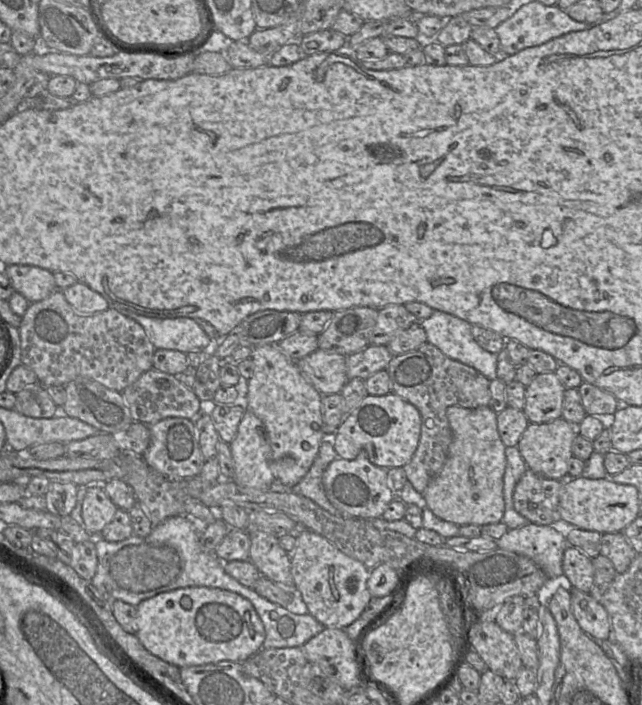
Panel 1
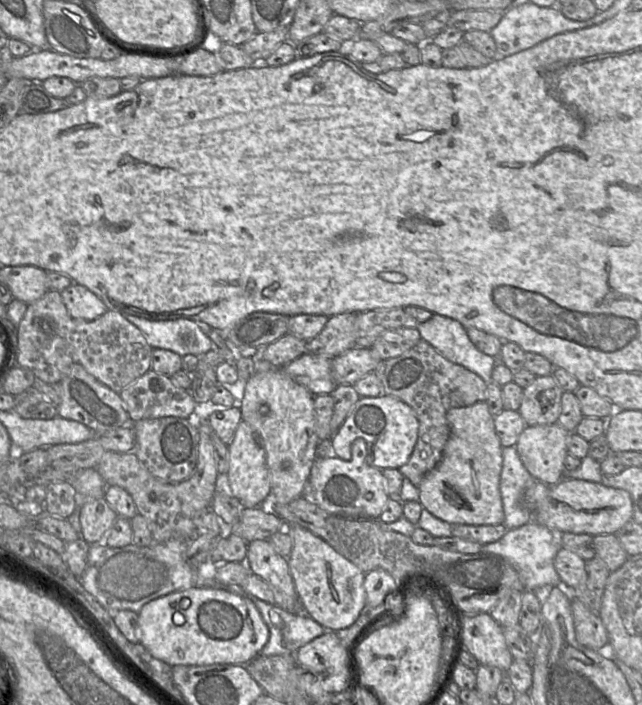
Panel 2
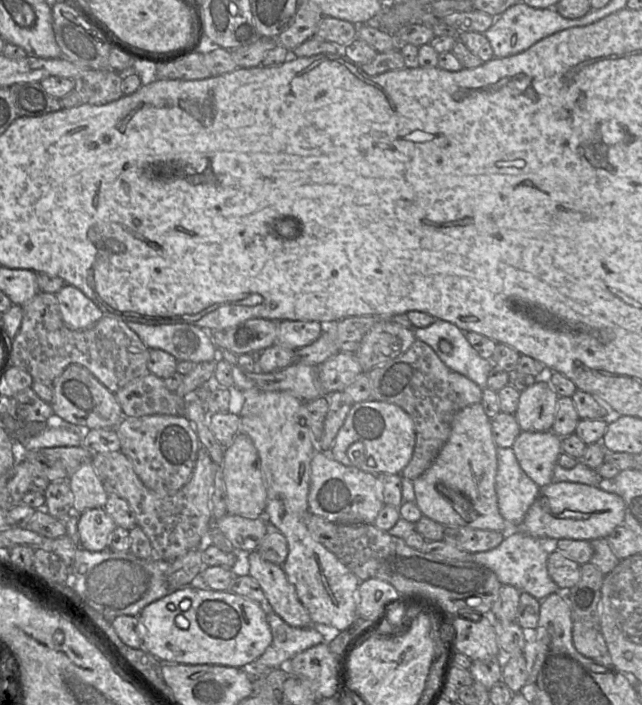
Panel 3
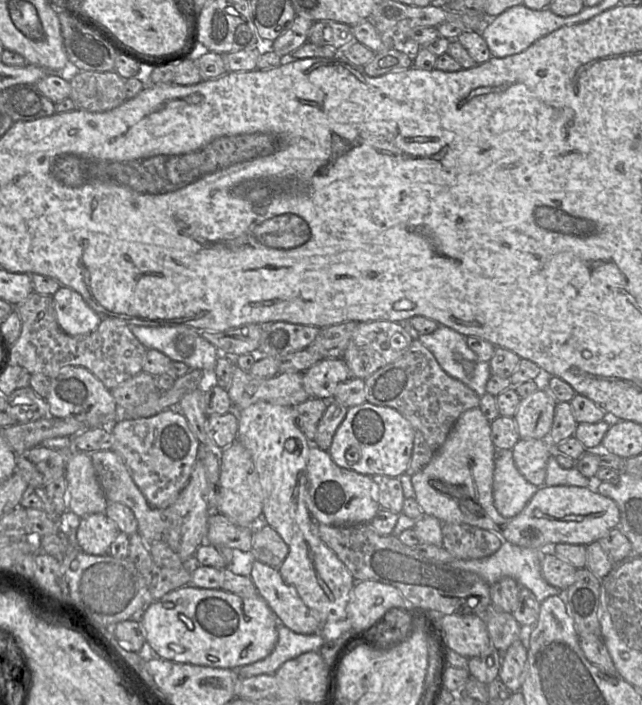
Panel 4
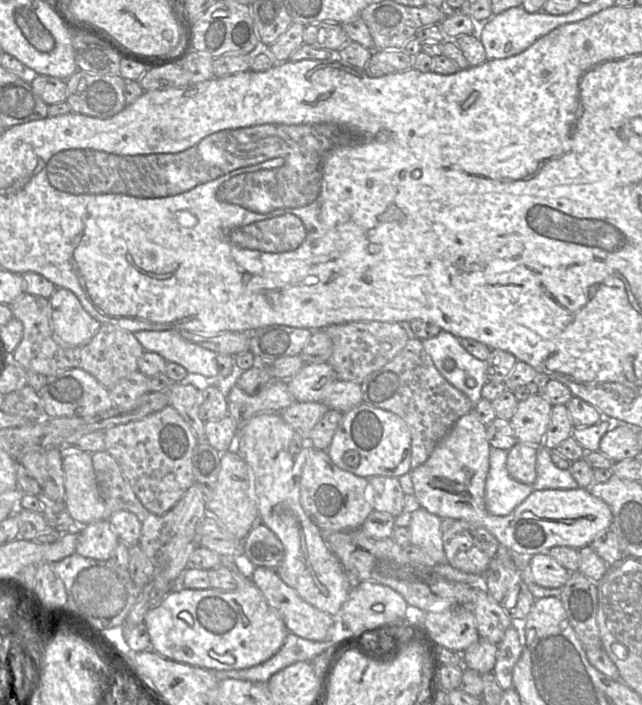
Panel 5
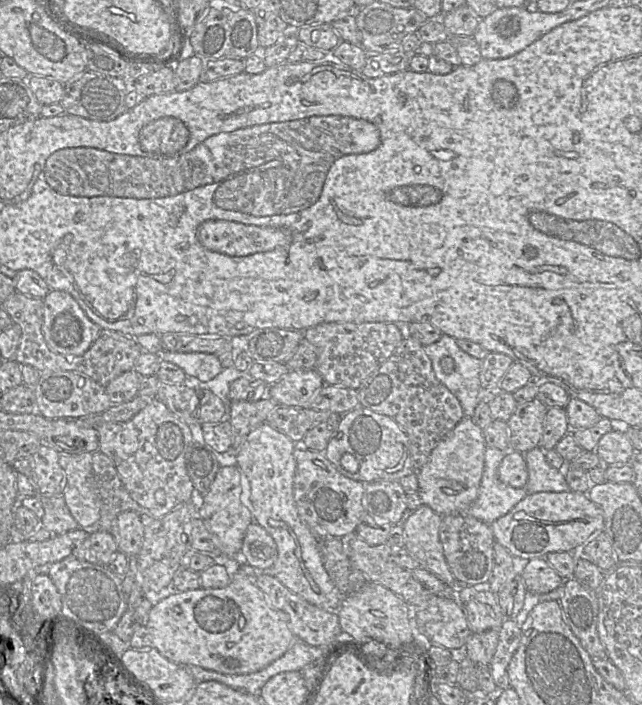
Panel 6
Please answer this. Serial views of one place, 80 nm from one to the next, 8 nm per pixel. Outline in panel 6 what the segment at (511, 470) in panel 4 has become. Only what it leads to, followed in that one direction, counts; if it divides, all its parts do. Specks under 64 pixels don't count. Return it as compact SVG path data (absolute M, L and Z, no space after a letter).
M486 446L478 496L465 511L467 515L487 524L506 515L527 496L525 488L514 488L499 480L498 467L507 451Z

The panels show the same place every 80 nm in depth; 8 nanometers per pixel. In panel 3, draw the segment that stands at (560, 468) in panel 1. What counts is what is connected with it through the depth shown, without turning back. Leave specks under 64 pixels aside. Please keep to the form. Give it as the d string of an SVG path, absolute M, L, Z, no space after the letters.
M552 430L521 431L511 447L521 468L540 488L553 482L553 470L562 453L561 439Z

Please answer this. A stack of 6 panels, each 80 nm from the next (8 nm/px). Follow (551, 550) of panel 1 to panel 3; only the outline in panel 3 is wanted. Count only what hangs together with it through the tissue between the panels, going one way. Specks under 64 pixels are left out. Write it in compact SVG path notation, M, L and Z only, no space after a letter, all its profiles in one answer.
M513 529L497 547L471 553L471 561L489 567L502 585L511 585L521 592L527 592L538 600L543 600L552 593L562 593L560 587L552 580L547 570L547 560L554 542L532 537L521 530Z

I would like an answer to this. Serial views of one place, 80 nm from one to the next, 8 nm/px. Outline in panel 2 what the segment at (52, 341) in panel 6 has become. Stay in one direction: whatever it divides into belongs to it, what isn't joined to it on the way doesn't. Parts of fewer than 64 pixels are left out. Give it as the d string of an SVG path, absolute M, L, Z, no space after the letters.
M75 282L60 293L68 313L75 319L92 321L108 310L95 293Z

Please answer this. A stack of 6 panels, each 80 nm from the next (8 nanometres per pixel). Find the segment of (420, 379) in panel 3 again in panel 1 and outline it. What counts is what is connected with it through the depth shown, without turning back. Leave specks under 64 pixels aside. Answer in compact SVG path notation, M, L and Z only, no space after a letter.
M428 342L407 353L394 355L385 370L391 380L391 392L413 404L421 415L418 447L403 468L408 481L417 492L423 494L429 482L443 468L452 442L447 408L460 406L474 409L490 406L490 381L478 370L447 357Z

